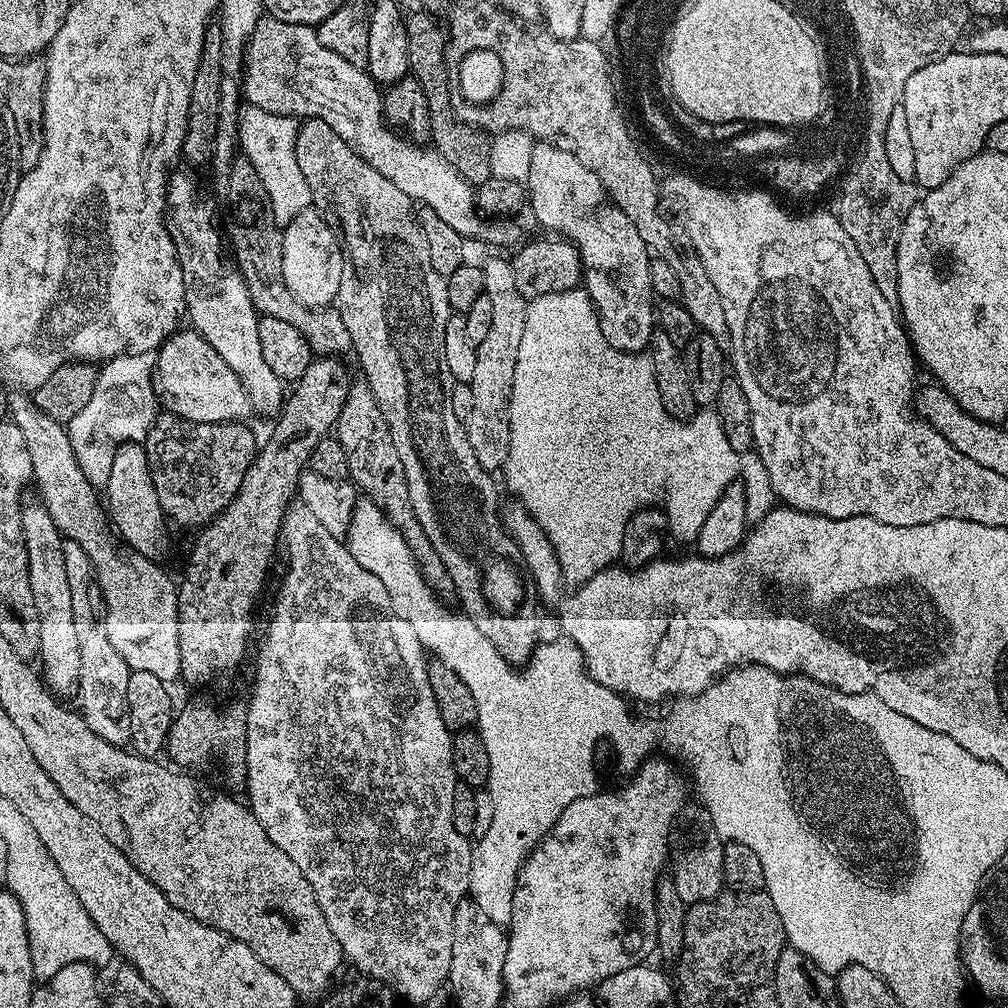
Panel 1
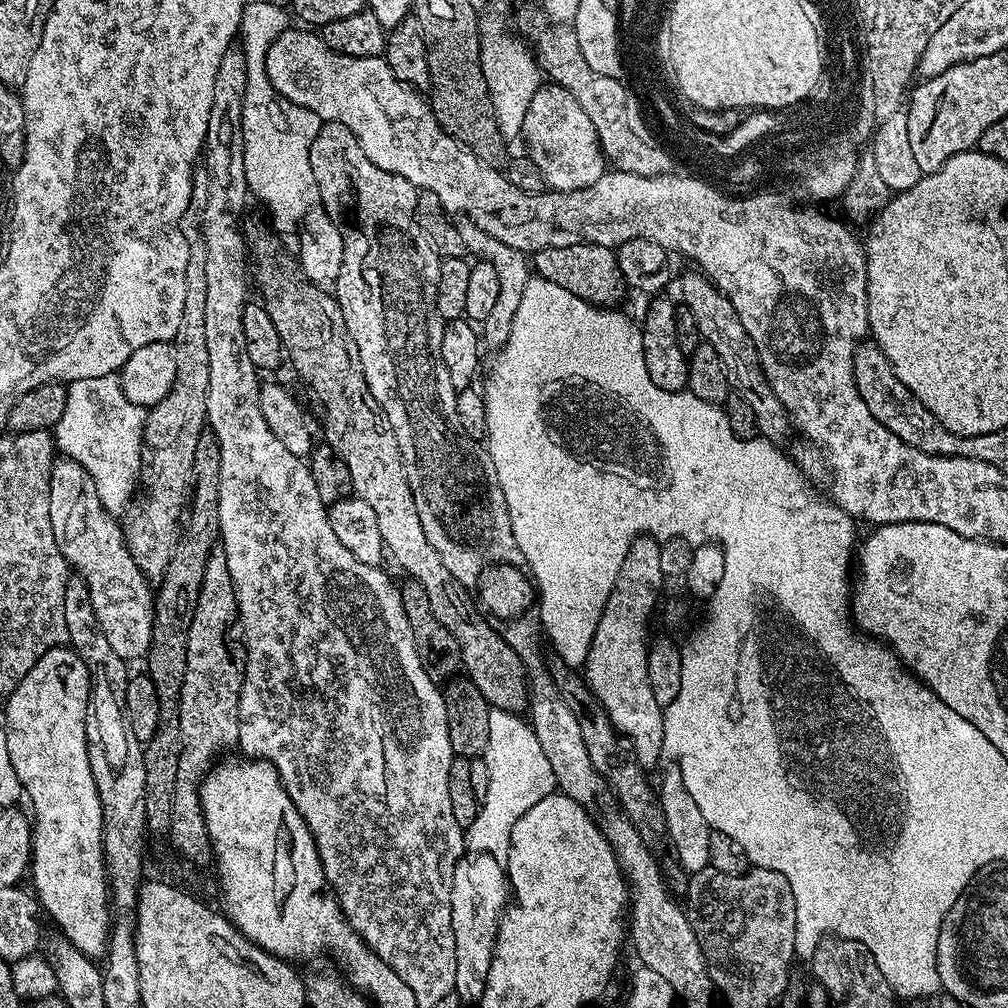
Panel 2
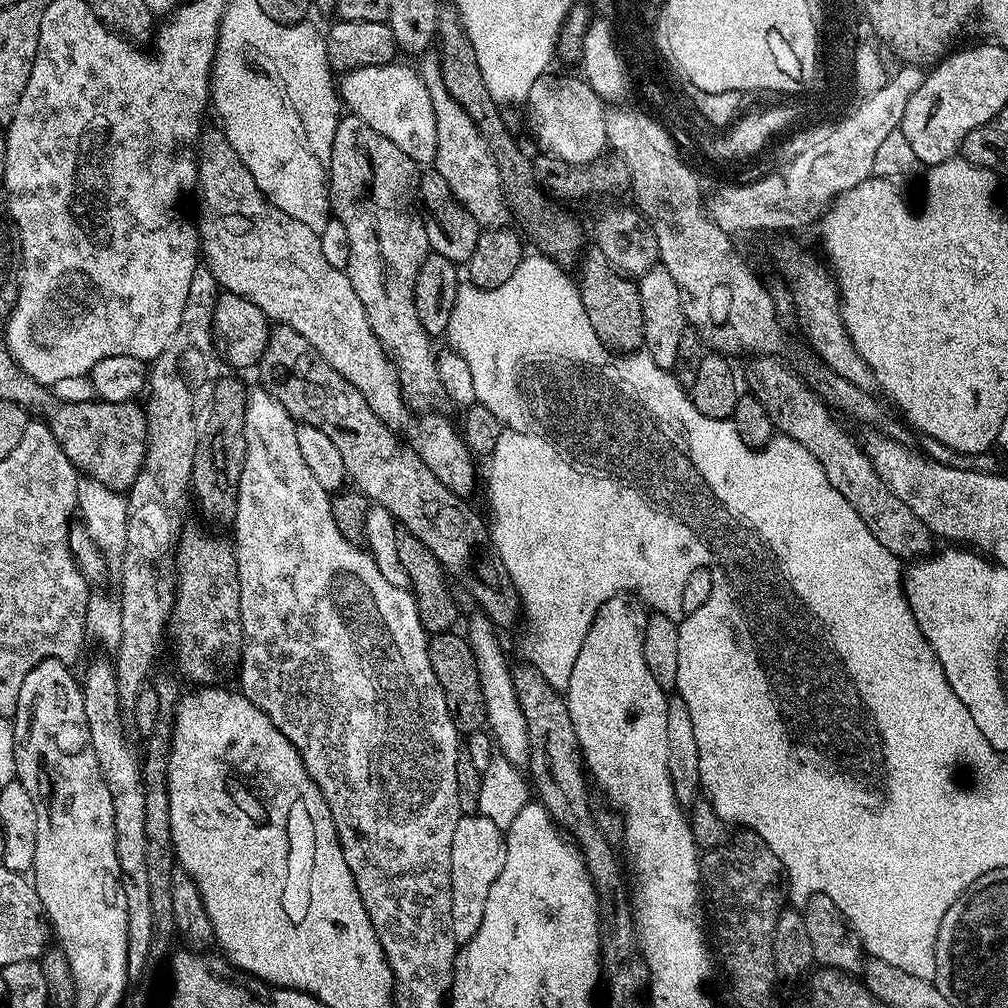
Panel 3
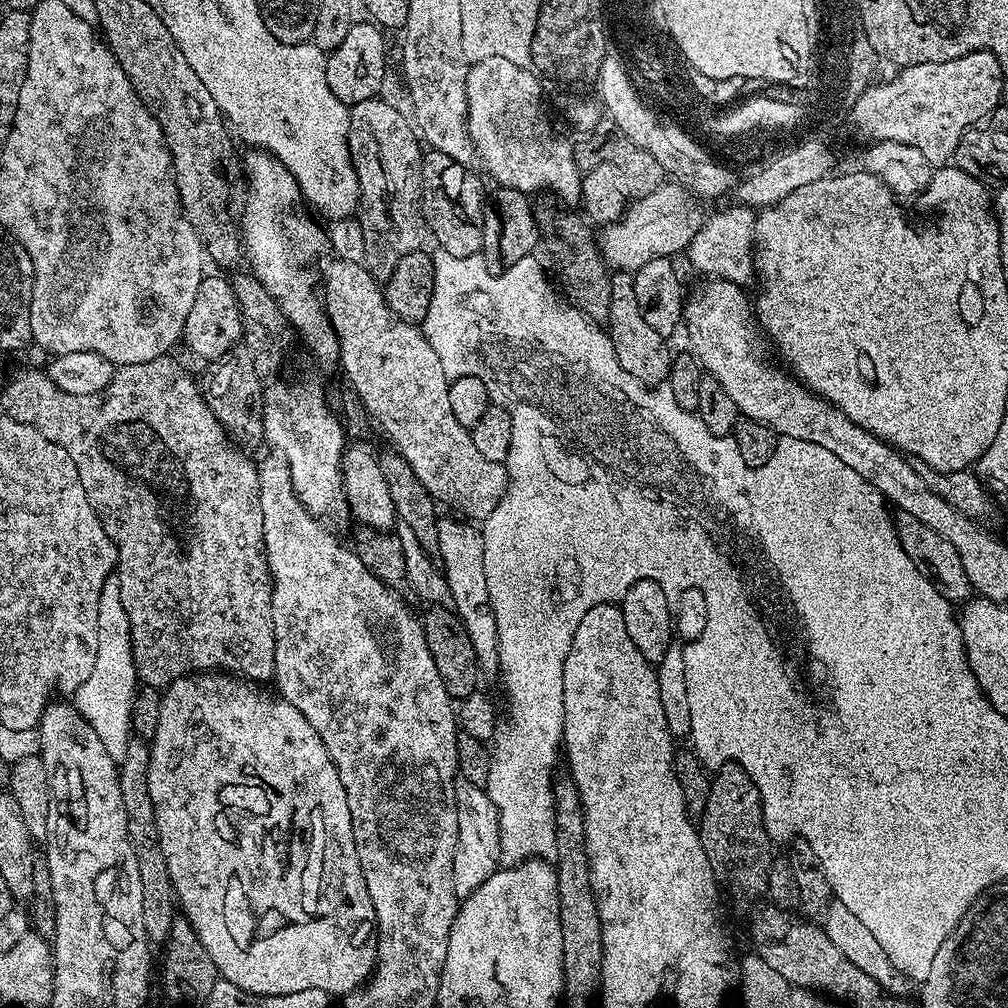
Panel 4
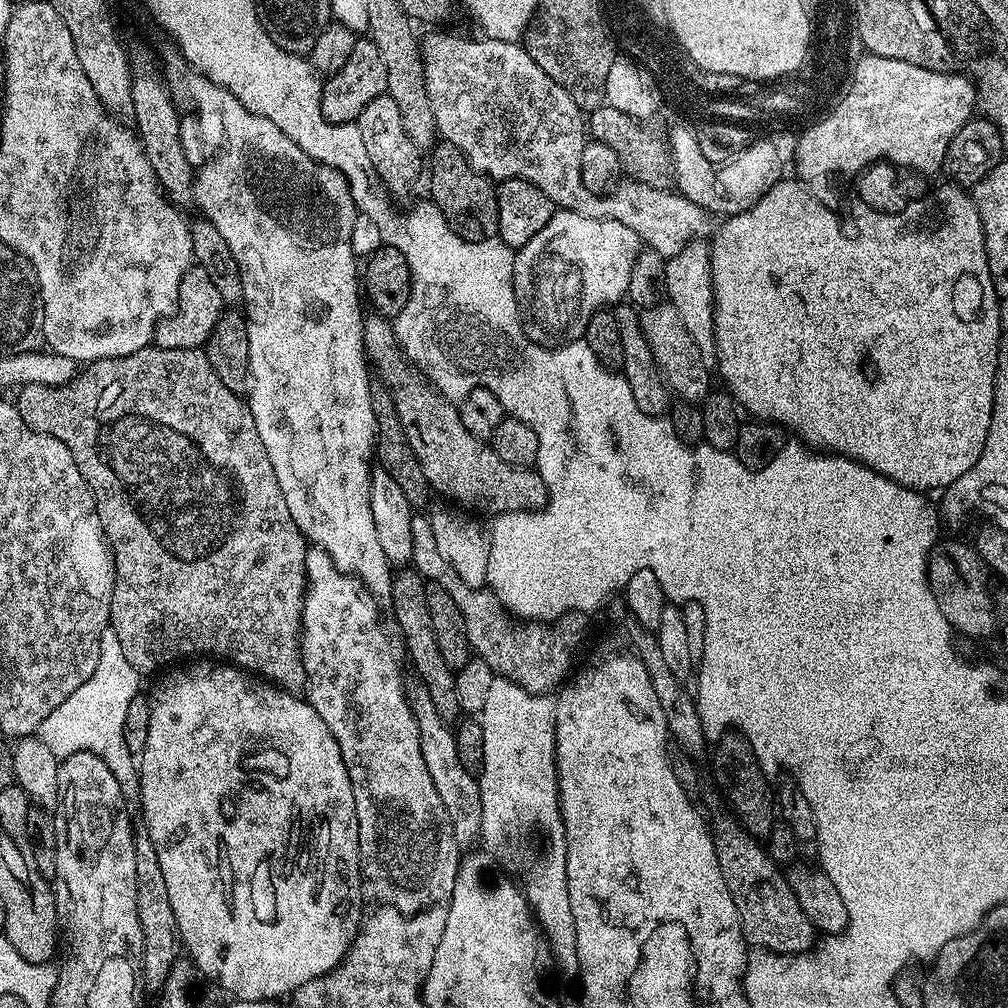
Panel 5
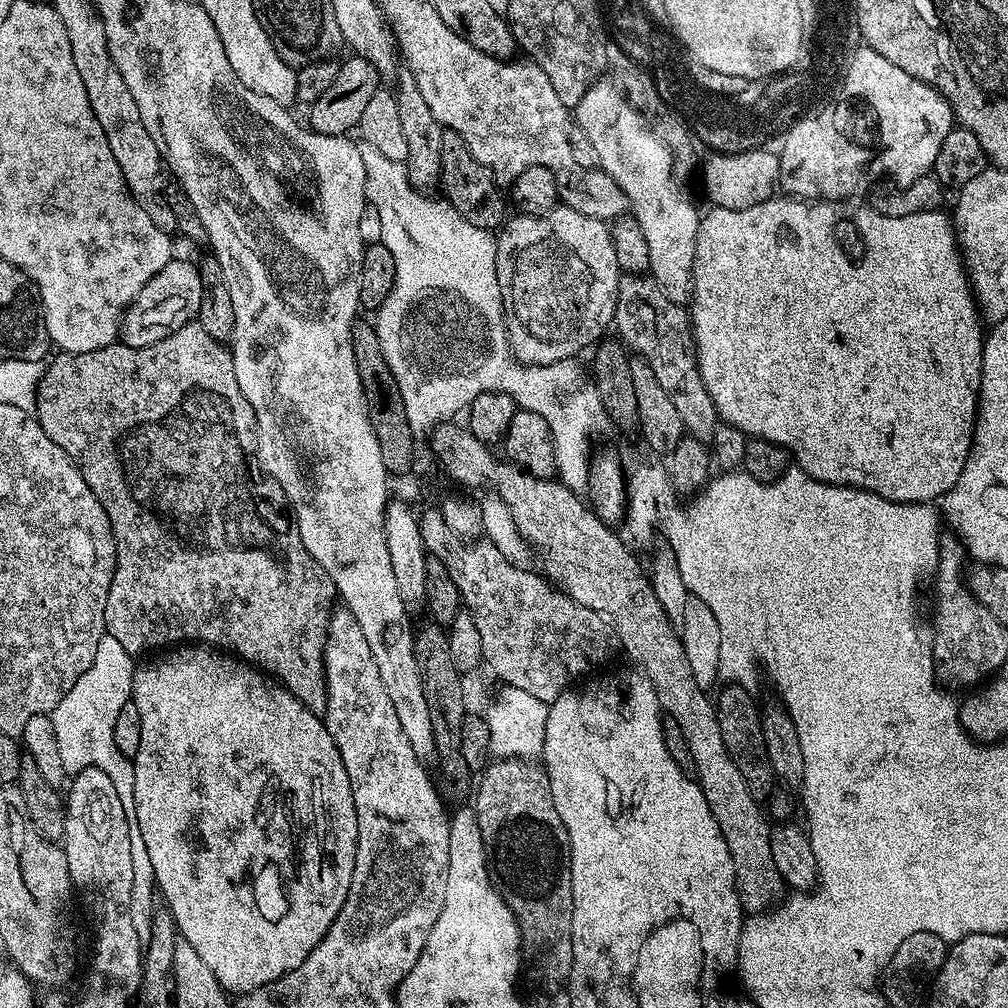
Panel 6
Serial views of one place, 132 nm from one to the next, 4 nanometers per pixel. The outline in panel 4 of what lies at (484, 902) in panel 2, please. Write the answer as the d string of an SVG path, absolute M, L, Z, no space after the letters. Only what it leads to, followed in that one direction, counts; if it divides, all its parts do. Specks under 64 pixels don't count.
M457 779L454 786L454 802L458 810L458 834L456 835L456 853L454 854L454 890L457 897L474 894L490 874L501 867L500 863L500 827L498 810L490 802L484 788L474 786L474 782Z

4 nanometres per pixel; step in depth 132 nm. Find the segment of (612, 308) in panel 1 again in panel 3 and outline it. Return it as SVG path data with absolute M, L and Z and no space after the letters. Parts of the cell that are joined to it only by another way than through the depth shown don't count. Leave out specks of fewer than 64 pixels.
M539 76L530 86L526 101L528 124L543 151L571 164L589 164L605 155L609 147L606 134L606 104L588 81L576 76Z

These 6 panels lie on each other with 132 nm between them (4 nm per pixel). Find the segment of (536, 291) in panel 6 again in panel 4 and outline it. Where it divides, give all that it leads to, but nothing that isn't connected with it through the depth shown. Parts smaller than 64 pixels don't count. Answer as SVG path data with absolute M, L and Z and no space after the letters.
M660 188L654 194L643 194L640 200L633 199L625 213L614 224L607 225L604 233L599 233L598 247L605 264L612 270L635 270L646 266L650 258L675 257L675 252L683 253L694 238L692 228L682 228L682 208L660 196Z

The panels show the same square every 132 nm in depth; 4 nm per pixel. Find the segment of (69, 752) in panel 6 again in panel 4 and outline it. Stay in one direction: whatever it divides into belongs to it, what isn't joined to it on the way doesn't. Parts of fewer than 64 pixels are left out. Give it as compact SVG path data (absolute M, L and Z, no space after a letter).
M110 578L106 586L102 586L102 598L98 598L98 658L94 658L94 670L90 670L90 678L78 686L74 693L74 706L82 714L82 718L98 734L102 746L106 746L106 754L120 762L126 758L127 746L134 739L132 730L132 699L136 697L138 677L134 658L132 657L132 643L130 642L130 622L126 618L126 610L122 607L120 587L115 578Z

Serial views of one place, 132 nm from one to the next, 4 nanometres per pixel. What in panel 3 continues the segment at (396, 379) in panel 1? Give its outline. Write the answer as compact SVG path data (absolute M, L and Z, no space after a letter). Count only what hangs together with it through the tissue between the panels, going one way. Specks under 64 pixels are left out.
M344 114L334 130L328 182L331 215L346 226L346 236L350 238L348 277L358 302L362 302L372 333L400 373L406 403L420 414L439 409L436 407L445 394L438 378L437 353L432 352L434 340L422 326L414 302L418 270L430 251L424 221L414 203L418 165L398 150L390 138L370 130L362 118Z

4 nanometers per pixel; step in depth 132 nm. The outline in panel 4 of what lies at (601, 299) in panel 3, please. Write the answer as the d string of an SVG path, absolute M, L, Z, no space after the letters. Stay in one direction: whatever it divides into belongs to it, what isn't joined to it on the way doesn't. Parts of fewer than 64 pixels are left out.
M616 270L611 273L610 279L610 314L606 321L607 331L612 338L614 354L626 370L626 374L634 374L638 382L649 386L660 386L667 381L672 371L673 353L668 352L669 341L658 330L652 329L642 318L642 310L638 310L638 298L634 298L634 275L628 270Z

